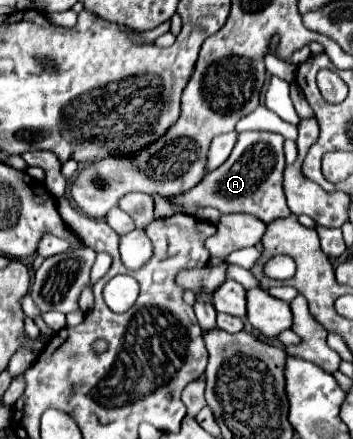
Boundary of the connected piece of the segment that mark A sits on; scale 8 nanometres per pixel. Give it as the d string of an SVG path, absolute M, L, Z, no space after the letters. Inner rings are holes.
M241 132L237 146L233 148L227 162L219 168L211 170L191 192L183 192L183 196L175 196L175 200L163 200L163 196L153 196L155 200L155 218L165 220L177 212L191 214L195 208L217 208L223 214L251 214L261 218L265 194L273 194L273 220L285 218L291 214L285 192L283 192L283 170L285 170L285 156L283 156L283 136L269 134L269 132Z

